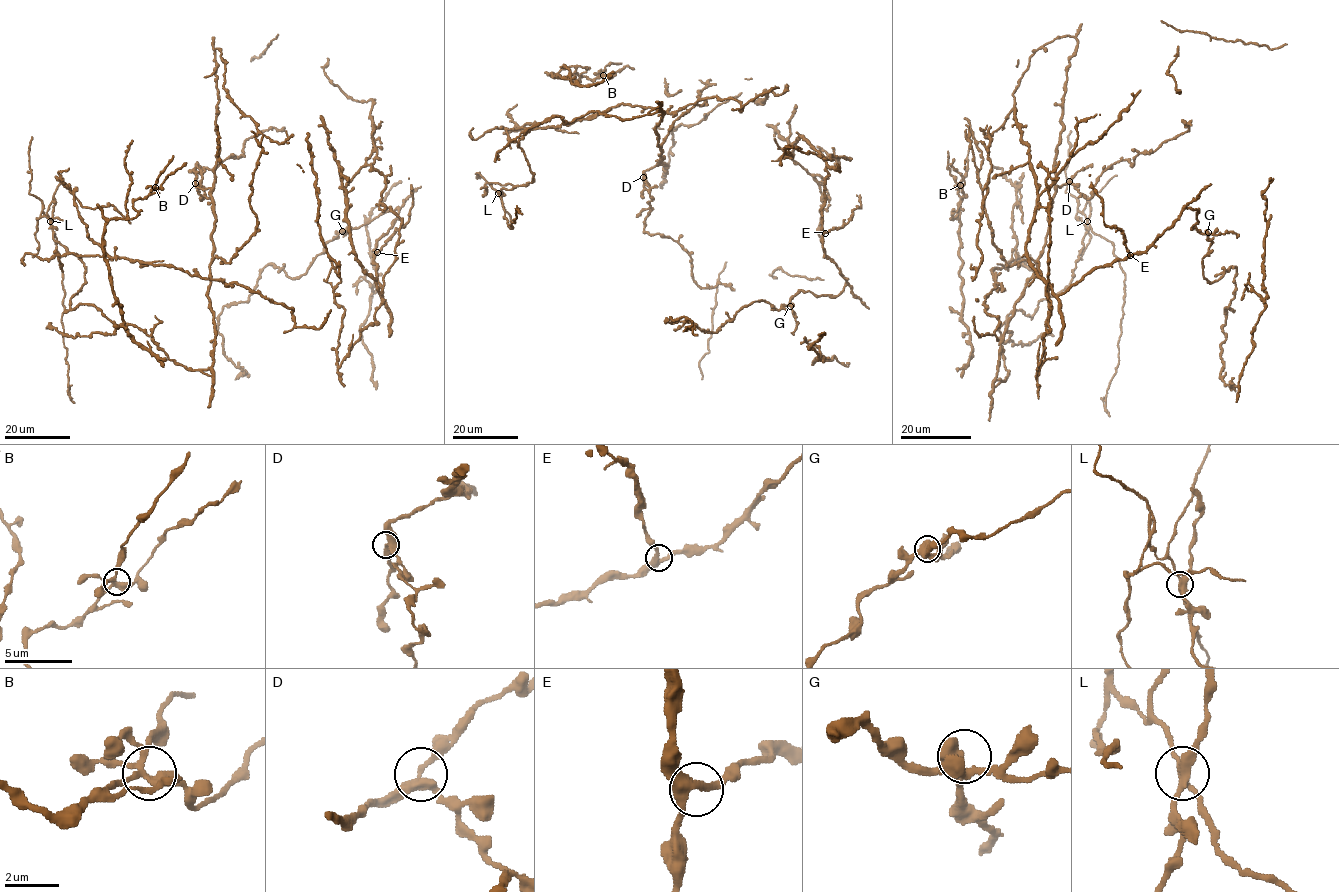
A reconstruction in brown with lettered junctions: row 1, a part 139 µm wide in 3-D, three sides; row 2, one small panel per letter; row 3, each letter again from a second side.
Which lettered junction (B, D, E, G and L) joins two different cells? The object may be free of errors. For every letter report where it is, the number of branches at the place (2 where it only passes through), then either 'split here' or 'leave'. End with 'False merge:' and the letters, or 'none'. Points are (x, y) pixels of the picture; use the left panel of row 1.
B: place (155, 187); branches 5; leave
D: place (195, 183); branches 4; leave
E: place (377, 252); branches 3; leave
G: place (342, 231); branches 4; leave
L: place (50, 221); branches 4; split here
False merge: L

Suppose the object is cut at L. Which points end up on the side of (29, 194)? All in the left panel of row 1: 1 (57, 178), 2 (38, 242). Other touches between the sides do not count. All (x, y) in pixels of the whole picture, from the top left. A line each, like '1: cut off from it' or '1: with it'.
1: cut off from it
2: with it

